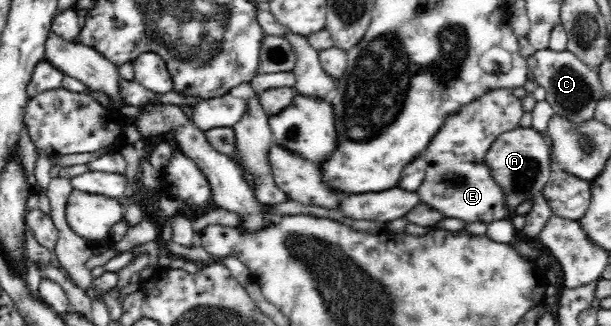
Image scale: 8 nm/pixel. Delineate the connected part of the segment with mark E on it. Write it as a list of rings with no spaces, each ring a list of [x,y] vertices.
[[[496,88],[487,94],[472,100],[471,103],[463,104],[458,112],[447,116],[439,131],[430,139],[422,155],[427,164],[424,181],[415,190],[422,203],[425,203],[434,210],[440,211],[448,218],[462,218],[466,223],[480,221],[486,224],[495,220],[508,218],[510,210],[506,203],[506,191],[502,189],[500,183],[496,183],[496,178],[487,164],[486,152],[500,134],[520,127],[524,111],[524,98],[515,96],[512,88]]]

